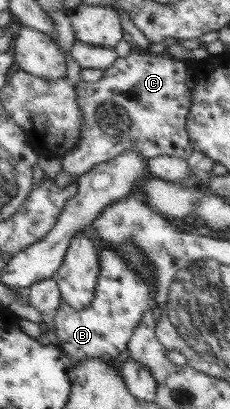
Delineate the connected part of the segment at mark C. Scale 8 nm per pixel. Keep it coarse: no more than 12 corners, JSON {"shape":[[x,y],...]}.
{"shape":[[133,46],[77,84],[76,180],[134,151],[194,151],[188,63]]}

